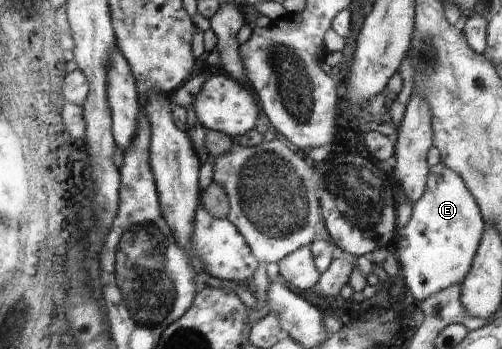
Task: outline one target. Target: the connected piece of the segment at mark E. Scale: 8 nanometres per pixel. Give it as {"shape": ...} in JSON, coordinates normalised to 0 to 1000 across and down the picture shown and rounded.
{"shape":[[[875,464],[857,479],[849,544],[823,587],[817,630],[789,659],[783,711],[795,748],[809,834],[831,860],[847,860],[916,814],[930,791],[966,659],[950,570],[930,544],[922,507]]]}

